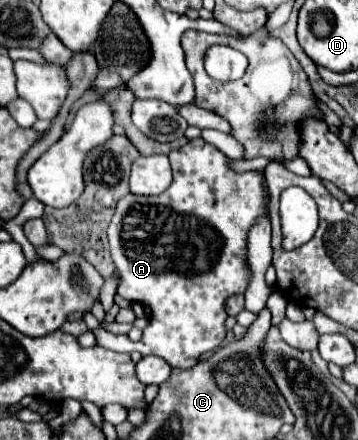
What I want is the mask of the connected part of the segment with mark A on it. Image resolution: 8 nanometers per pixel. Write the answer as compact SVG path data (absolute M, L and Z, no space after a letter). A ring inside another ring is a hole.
M193 138L189 140L185 146L173 150L169 154L169 160L171 160L171 168L173 168L173 184L169 186L169 190L165 190L161 196L135 196L135 194L127 194L125 198L119 200L117 208L115 208L115 216L109 224L111 230L107 230L109 234L109 244L113 244L111 248L111 256L113 256L113 262L121 274L121 284L119 284L119 292L121 292L121 298L125 300L131 300L131 302L139 302L143 306L149 306L149 326L143 330L143 336L139 342L131 342L127 335L115 335L102 328L95 330L95 336L97 336L97 344L103 346L103 348L109 348L109 350L115 350L115 352L139 352L141 356L159 356L163 360L167 360L173 368L191 368L195 366L195 362L199 362L201 354L205 352L211 352L215 350L217 346L221 346L221 342L225 340L225 318L227 318L227 312L225 312L225 300L233 294L243 294L247 284L249 284L249 278L251 278L251 272L245 268L245 258L247 258L247 232L251 228L251 224L257 220L259 212L265 208L263 204L263 180L261 180L261 174L259 172L235 172L229 168L229 158L217 150L215 146L207 144L203 138Z

